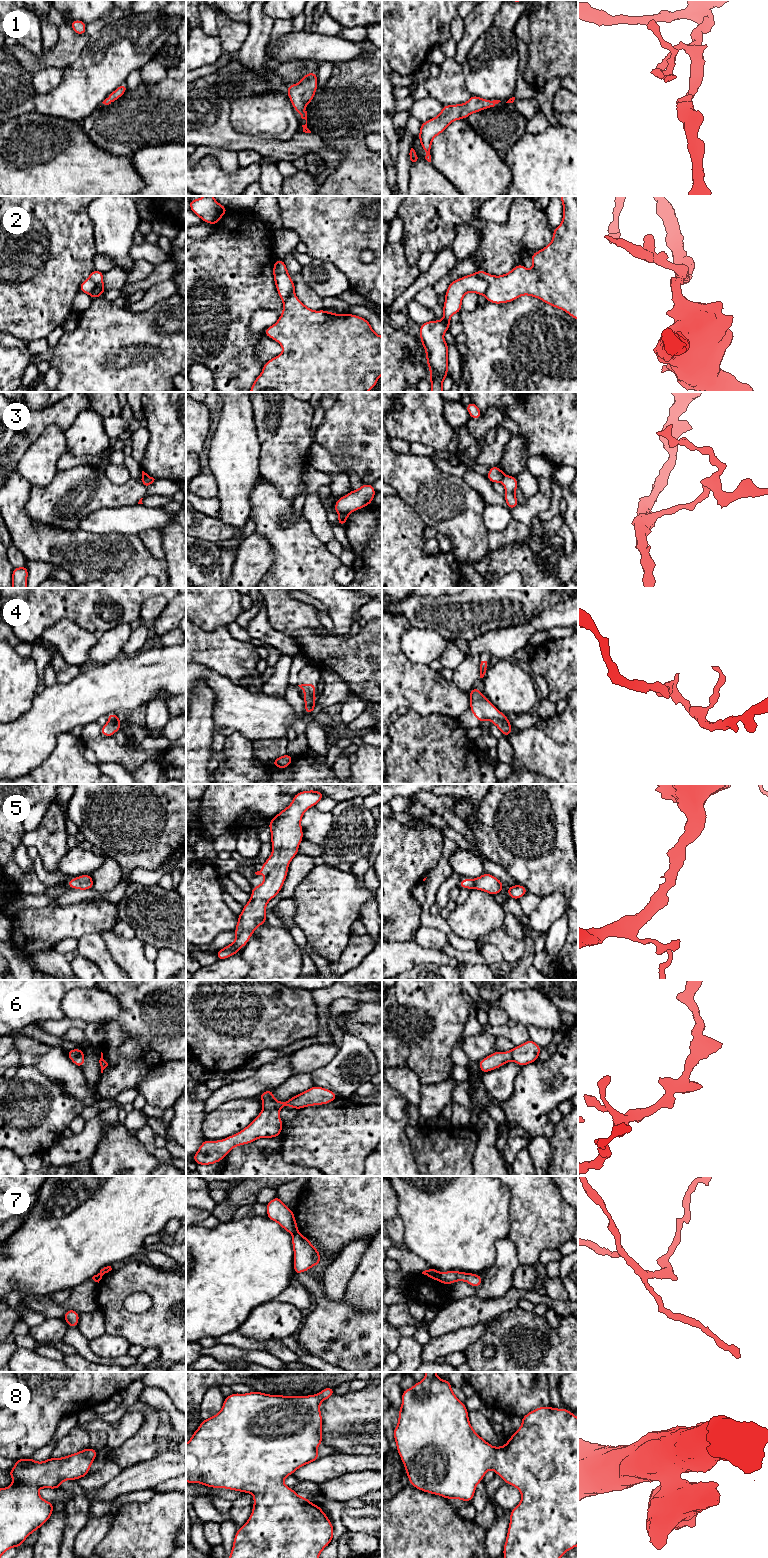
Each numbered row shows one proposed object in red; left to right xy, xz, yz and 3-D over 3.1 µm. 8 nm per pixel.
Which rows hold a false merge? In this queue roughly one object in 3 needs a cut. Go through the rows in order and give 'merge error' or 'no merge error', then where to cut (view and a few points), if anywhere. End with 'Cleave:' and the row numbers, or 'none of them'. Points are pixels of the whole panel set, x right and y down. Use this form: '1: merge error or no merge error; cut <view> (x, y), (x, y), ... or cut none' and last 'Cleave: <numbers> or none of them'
1: no merge error; cut none
2: merge error; cut yz (476, 272), (487, 283), (487, 289), (484, 294)
3: merge error; cut xz (348, 512), (341, 512), (339, 514)
4: no merge error; cut none
5: no merge error; cut none
6: no merge error; cut none
7: merge error; cut yz (438, 1272), (440, 1280)
8: no merge error; cut none
Cleave: 2, 3, 7

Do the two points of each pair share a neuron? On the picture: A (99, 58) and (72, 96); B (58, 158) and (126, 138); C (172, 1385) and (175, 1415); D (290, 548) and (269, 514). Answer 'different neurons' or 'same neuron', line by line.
A: same neuron
B: different neurons
C: different neurons
D: same neuron

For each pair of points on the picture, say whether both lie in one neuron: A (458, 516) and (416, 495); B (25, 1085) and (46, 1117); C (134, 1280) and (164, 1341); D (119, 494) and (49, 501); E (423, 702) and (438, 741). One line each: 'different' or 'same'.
A: same
B: same
C: same
D: same
E: different

